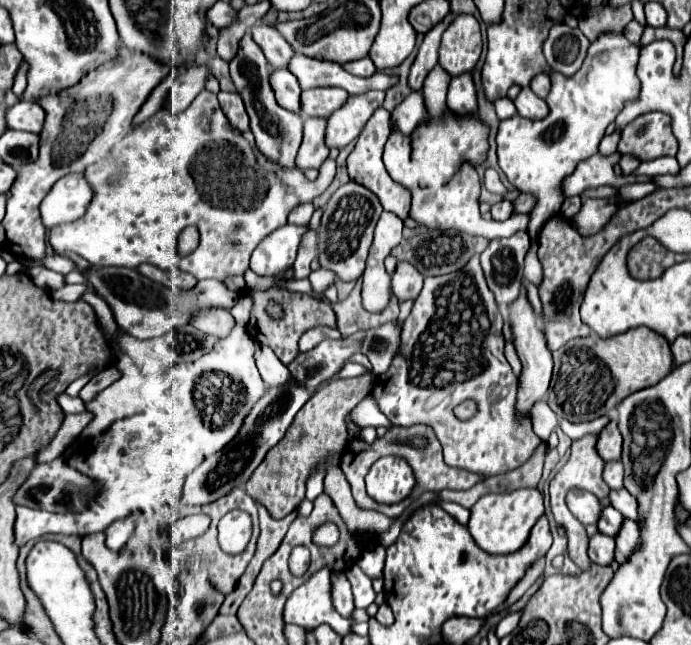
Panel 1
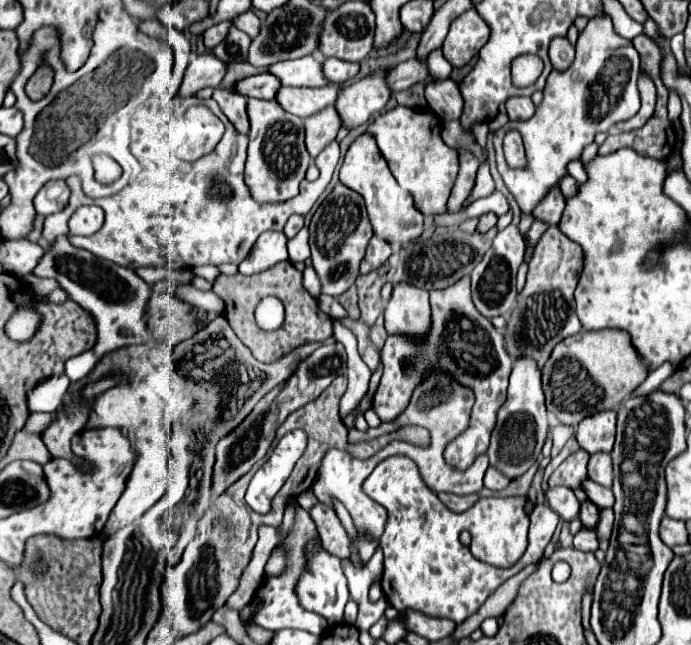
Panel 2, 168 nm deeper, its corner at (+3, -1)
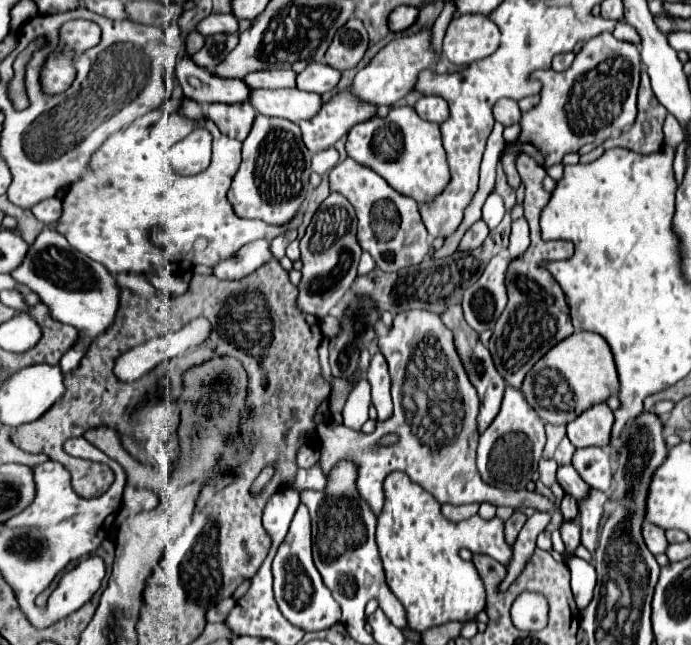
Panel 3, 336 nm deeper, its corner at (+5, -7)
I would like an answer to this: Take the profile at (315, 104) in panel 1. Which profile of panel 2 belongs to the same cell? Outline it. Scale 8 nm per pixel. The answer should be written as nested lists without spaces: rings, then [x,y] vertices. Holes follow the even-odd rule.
[[[281,86],[277,90],[277,102],[283,110],[289,114],[295,114],[299,118],[313,116],[315,112],[331,106],[337,98],[337,86],[319,86],[319,88],[287,88]]]

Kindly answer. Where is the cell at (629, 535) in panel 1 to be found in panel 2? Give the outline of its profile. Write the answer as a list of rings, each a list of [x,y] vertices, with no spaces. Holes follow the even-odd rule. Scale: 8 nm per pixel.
[[[601,510],[601,518],[595,526],[595,532],[597,532],[597,540],[599,540],[599,548],[605,552],[607,546],[609,546],[609,534],[611,534],[611,528],[613,528],[613,510]]]

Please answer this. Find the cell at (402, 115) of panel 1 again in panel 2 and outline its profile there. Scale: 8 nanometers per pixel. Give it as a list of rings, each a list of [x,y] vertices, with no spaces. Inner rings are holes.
[[[478,122],[472,128],[472,133],[474,134],[477,143],[482,148],[486,148],[488,132],[489,132],[488,122]]]

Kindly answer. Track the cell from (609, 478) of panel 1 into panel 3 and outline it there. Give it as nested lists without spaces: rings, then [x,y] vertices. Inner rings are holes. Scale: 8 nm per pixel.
[[[581,448],[573,456],[573,468],[595,490],[607,492],[611,486],[611,456],[605,448]]]

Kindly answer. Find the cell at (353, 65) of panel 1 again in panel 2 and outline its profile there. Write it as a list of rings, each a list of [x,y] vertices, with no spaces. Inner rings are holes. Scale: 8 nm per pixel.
[[[325,58],[323,60],[323,72],[325,72],[325,78],[329,78],[329,82],[345,84],[357,76],[359,64],[345,62],[339,58]]]

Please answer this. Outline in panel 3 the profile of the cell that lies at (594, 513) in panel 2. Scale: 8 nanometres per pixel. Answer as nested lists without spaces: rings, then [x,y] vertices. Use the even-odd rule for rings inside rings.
[[[565,496],[561,506],[559,506],[563,518],[569,522],[569,520],[575,520],[579,516],[579,502],[573,498],[573,496]]]

